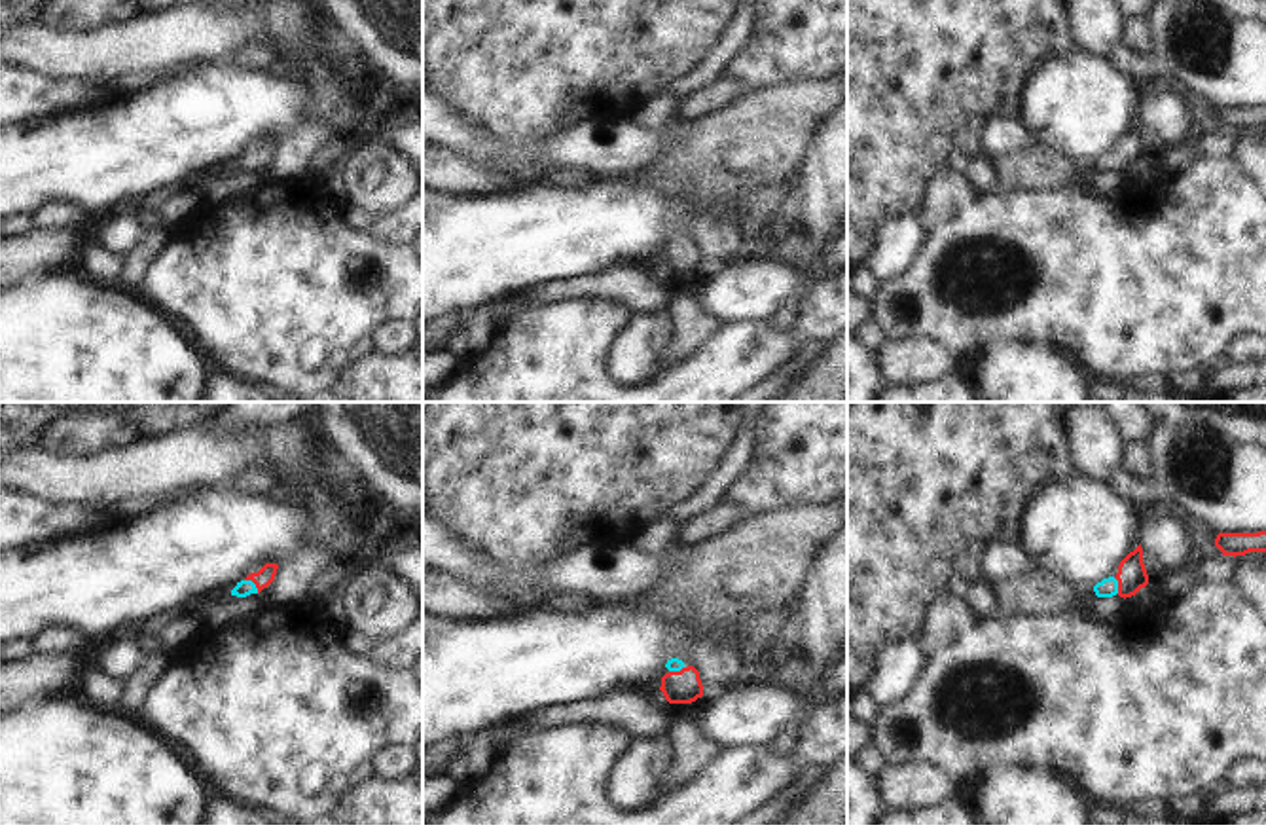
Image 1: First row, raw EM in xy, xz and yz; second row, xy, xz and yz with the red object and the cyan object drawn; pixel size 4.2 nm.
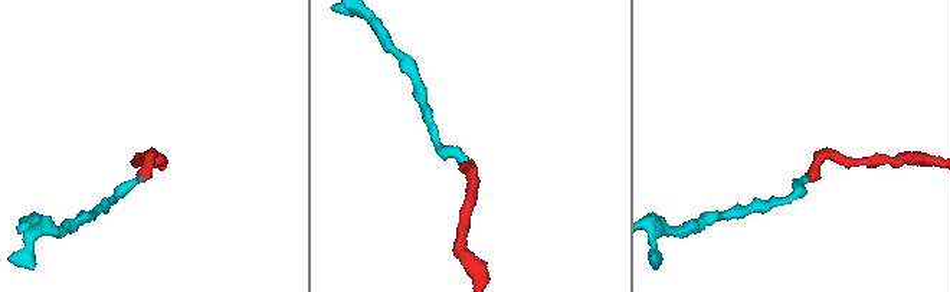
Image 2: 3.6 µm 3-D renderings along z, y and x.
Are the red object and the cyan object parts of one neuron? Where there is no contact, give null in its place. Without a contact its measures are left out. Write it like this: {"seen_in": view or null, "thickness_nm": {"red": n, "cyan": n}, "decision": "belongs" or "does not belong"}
{"seen_in": "xy", "thickness_nm": {"red": 80, "cyan": 70}, "decision": "belongs"}

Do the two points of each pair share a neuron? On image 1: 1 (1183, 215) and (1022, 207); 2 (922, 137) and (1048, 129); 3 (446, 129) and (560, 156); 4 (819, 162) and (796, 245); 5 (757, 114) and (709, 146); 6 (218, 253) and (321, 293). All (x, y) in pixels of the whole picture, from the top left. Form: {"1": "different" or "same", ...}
{"1": "same", "2": "different", "3": "same", "4": "same", "5": "same", "6": "same"}

